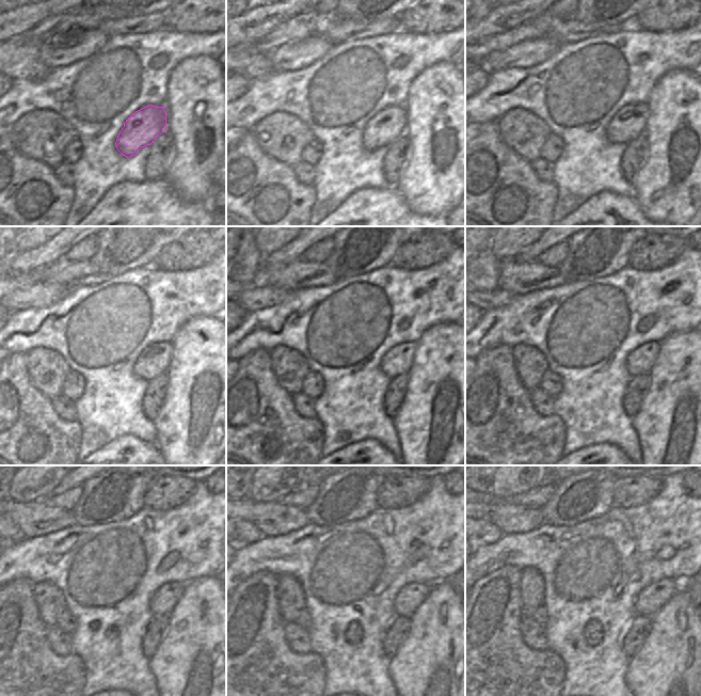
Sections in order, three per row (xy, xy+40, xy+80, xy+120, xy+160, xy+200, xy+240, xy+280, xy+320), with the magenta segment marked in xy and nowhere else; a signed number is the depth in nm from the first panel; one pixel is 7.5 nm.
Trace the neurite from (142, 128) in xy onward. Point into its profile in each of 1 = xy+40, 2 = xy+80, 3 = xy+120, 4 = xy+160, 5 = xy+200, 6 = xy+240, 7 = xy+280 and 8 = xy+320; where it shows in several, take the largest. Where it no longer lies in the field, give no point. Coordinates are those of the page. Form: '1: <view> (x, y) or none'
1: xy+40 (387, 125)
2: xy+80 (627, 124)
3: xy+120 (154, 361)
4: xy+160 (398, 360)
5: xy+200 (639, 361)
6: xy+240 (164, 599)
7: xy+280 (411, 596)
8: xy+320 (652, 598)

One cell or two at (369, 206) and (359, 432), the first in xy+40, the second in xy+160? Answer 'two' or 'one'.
two

